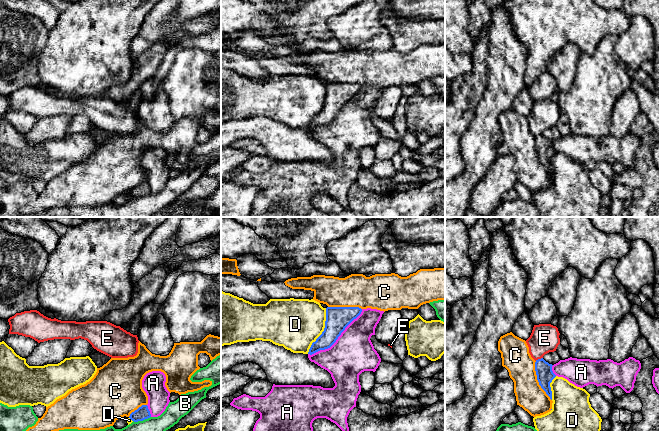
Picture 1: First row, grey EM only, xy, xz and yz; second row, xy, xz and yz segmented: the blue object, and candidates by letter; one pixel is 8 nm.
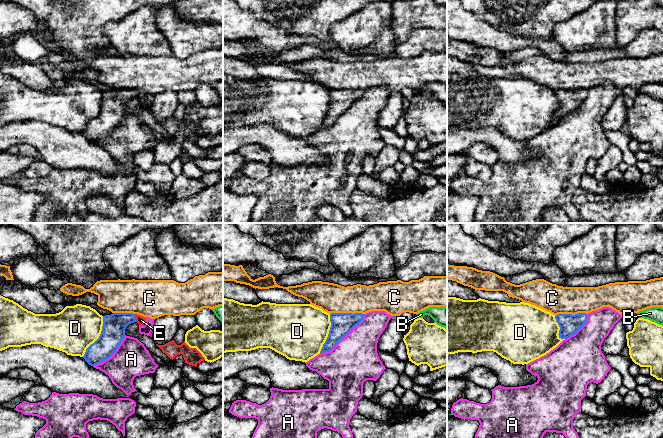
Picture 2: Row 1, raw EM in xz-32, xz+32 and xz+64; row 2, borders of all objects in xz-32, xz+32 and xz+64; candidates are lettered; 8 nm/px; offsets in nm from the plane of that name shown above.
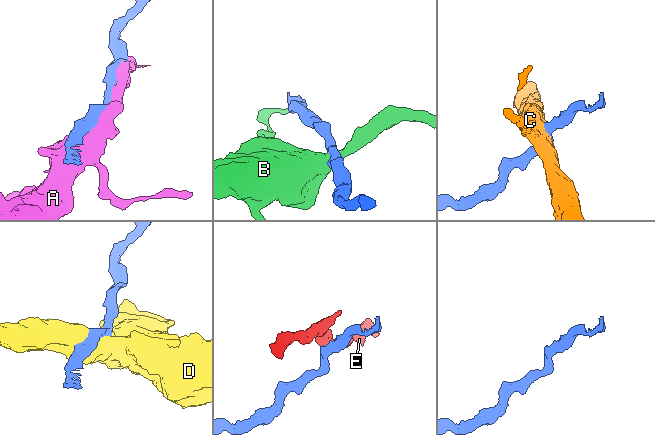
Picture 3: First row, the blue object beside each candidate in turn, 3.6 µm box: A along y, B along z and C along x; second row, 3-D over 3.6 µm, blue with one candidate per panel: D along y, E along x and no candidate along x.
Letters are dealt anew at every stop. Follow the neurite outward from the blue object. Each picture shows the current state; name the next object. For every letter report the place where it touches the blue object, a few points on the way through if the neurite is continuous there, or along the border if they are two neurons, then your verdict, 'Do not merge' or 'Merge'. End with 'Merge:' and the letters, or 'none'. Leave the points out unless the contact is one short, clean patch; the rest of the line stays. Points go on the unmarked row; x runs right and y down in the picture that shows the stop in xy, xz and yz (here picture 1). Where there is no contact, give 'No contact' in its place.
A: Touches blue at xz (337, 114). Do not merge
B: Touches blue at xy (141, 196). Boundary: xy (150, 192), (142, 196), (133, 197). Do not merge
C: Touches blue at yz (538, 157). Do not merge
D: Touches blue at xz (323, 107). Do not merge
E: Touches blue at yz (538, 135). Boundary: yz (542, 133), (535, 136). Do not merge
Merge: none

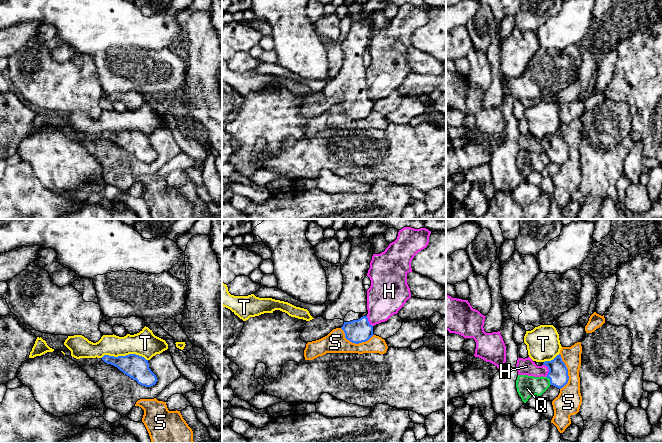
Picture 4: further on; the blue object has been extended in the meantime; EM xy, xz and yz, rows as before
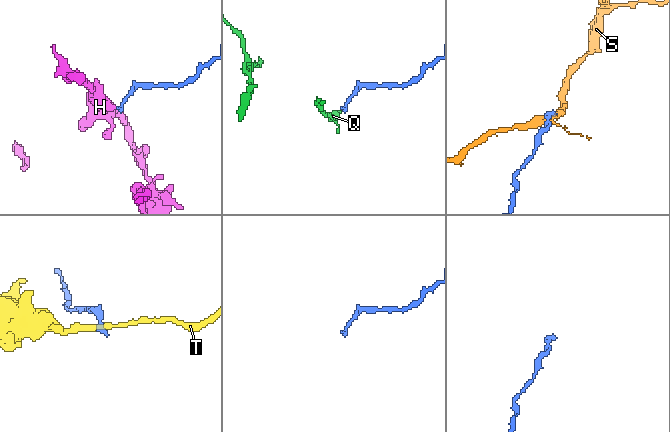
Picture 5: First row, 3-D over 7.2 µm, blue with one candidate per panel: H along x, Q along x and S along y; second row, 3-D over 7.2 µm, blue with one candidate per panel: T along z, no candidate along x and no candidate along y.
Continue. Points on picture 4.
H: Touches blue at yz (549, 146). Boundary: yz (543, 140), (548, 145), (548, 149), (545, 152). Do not merge
Q: Touches blue at yz (550, 156). Boundary: yz (546, 152), (551, 160). Do not merge
S: Touches blue at xz (355, 119). Do not merge
T: Touches blue at xy (124, 132). Do not merge
Merge: none

